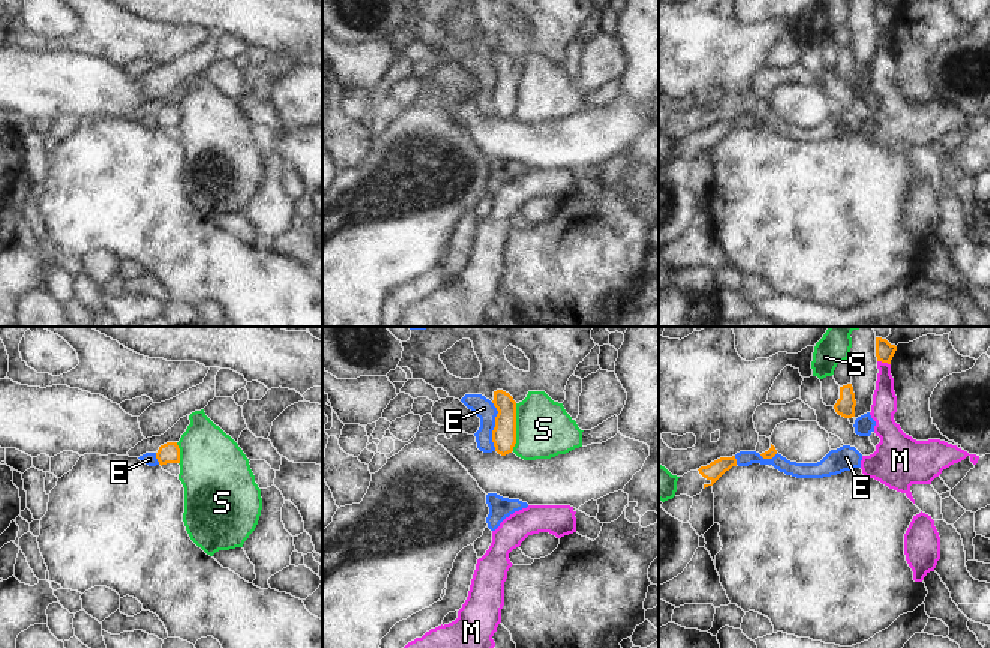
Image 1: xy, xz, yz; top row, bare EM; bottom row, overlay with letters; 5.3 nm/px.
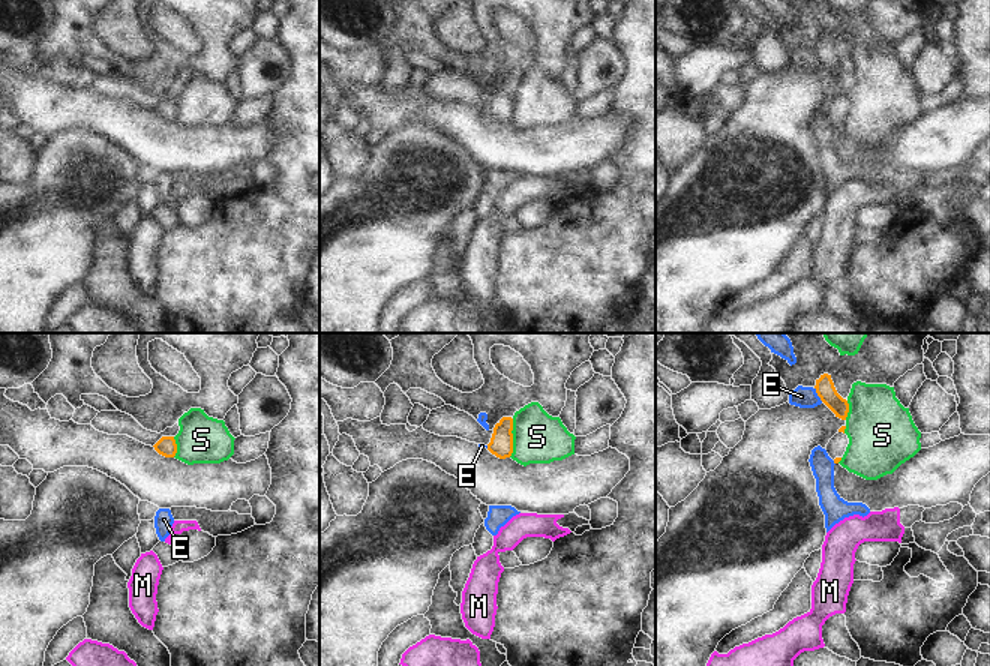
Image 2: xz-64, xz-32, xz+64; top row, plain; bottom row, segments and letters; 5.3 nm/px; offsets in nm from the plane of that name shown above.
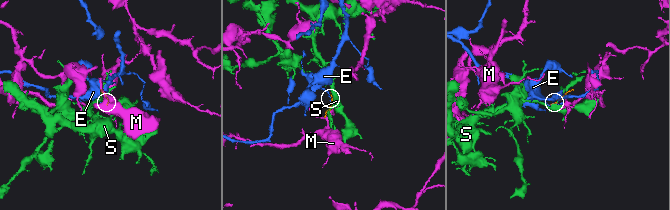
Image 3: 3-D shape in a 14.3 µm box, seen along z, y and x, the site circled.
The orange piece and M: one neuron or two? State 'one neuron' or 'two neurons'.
two neurons

